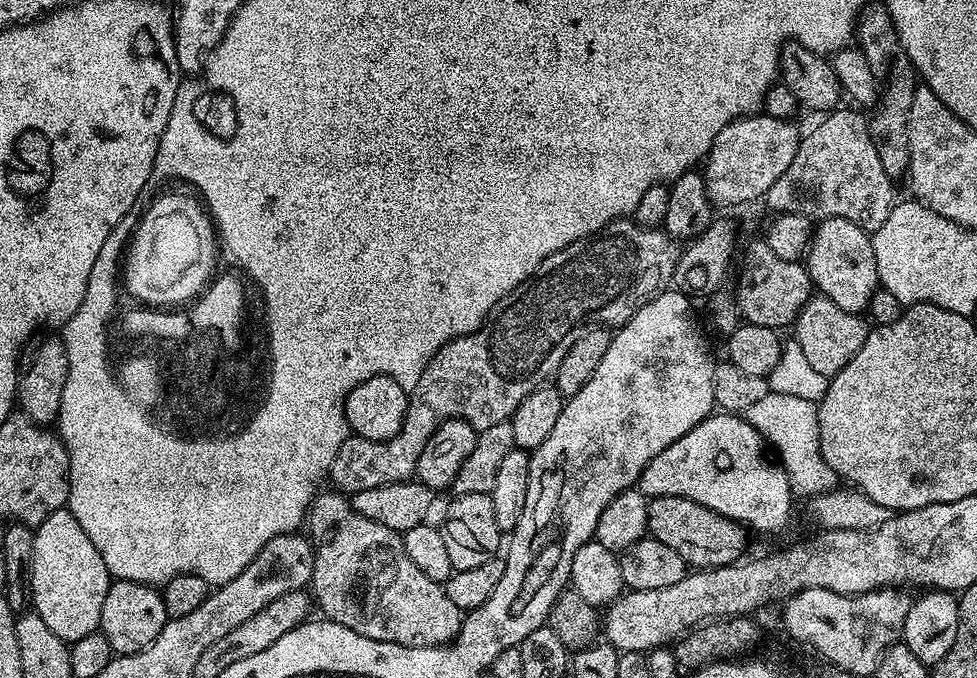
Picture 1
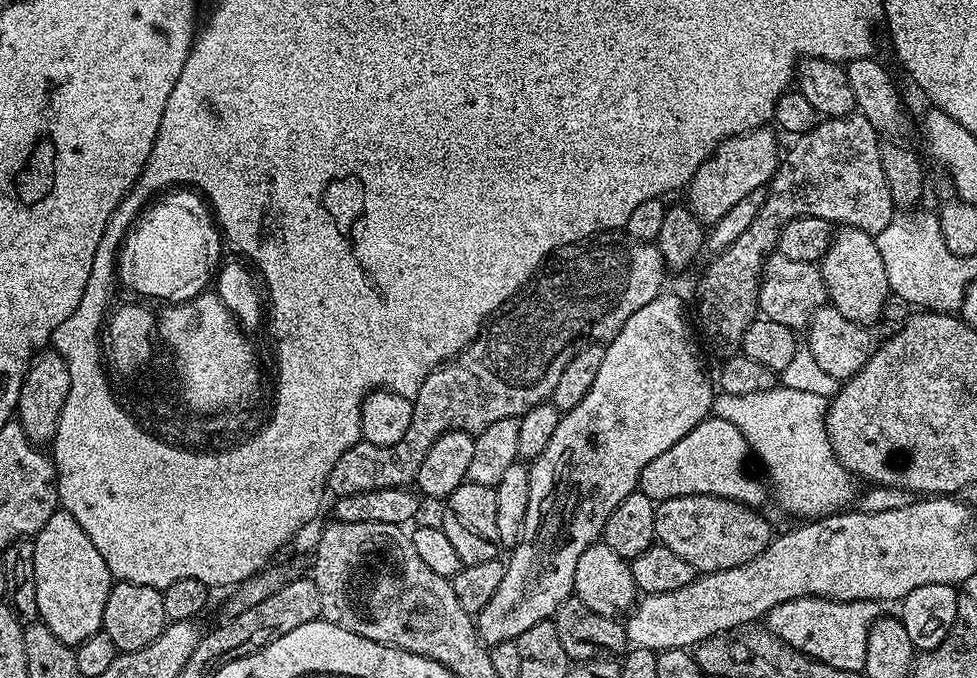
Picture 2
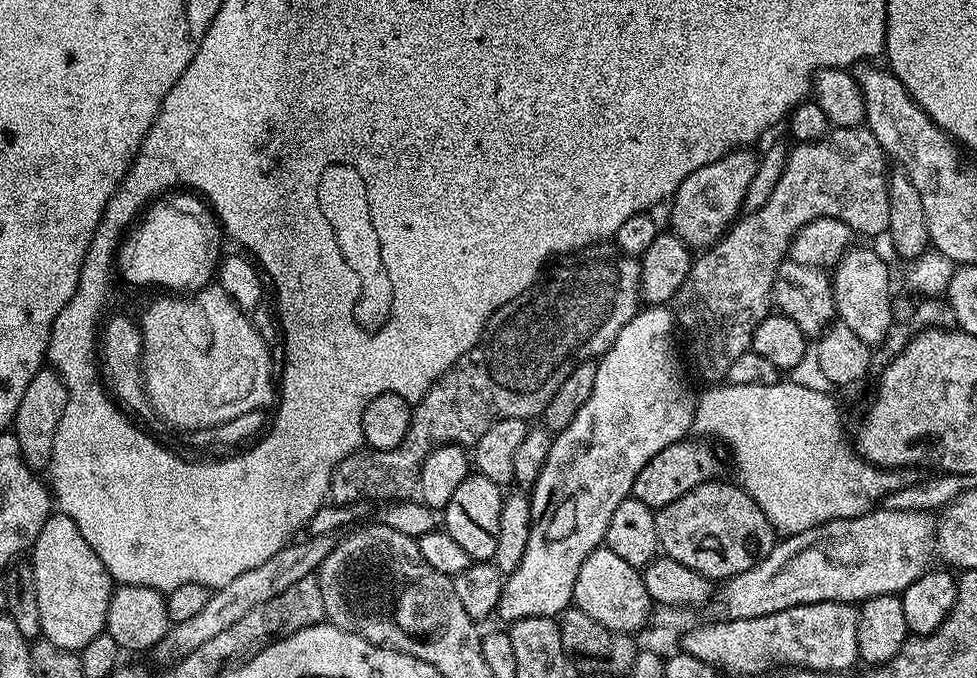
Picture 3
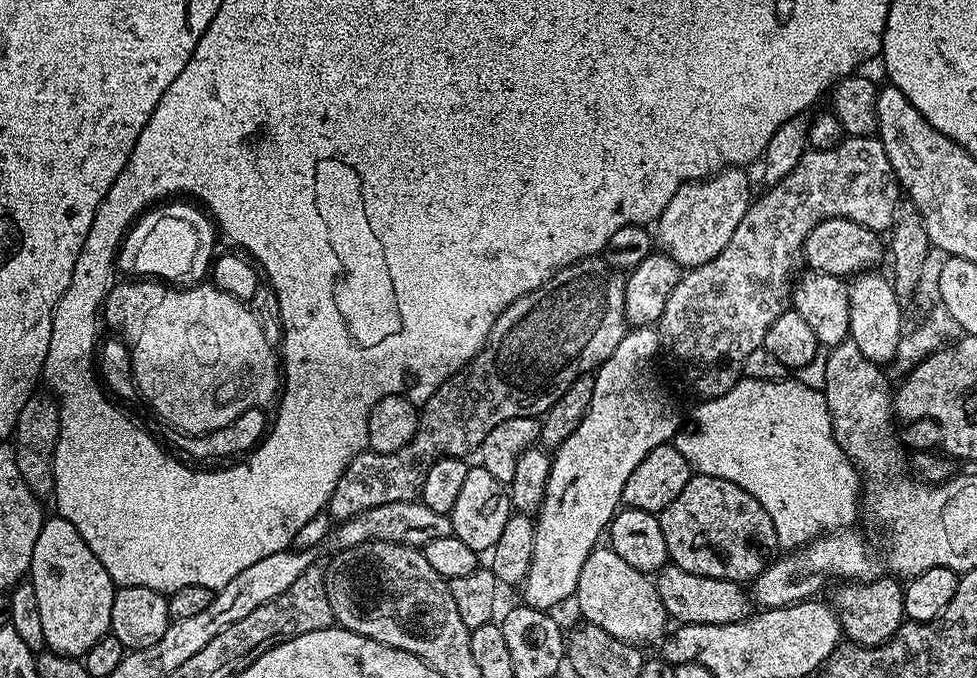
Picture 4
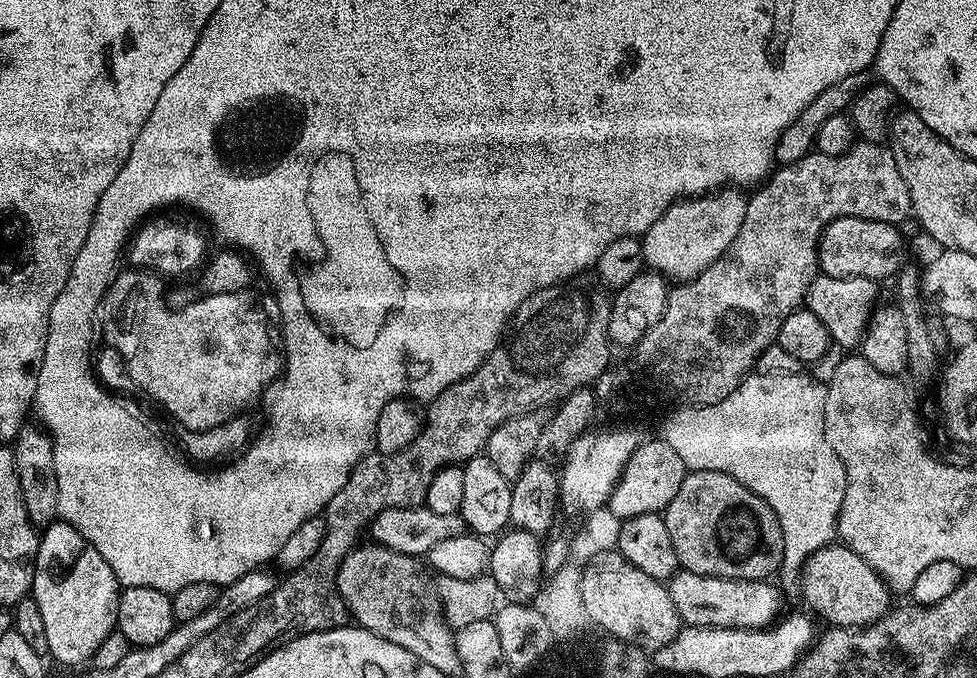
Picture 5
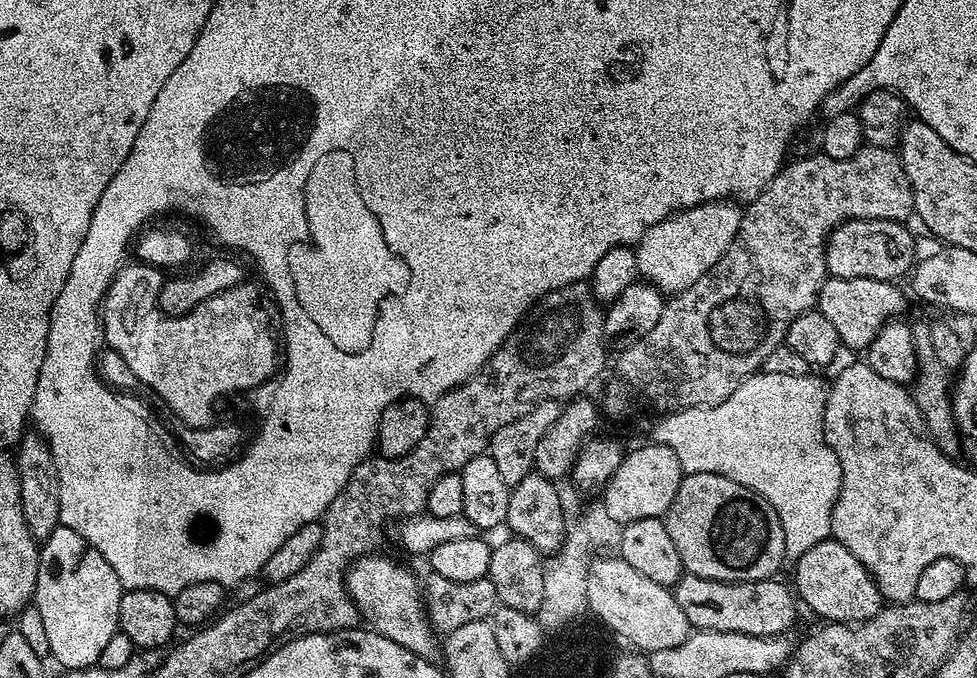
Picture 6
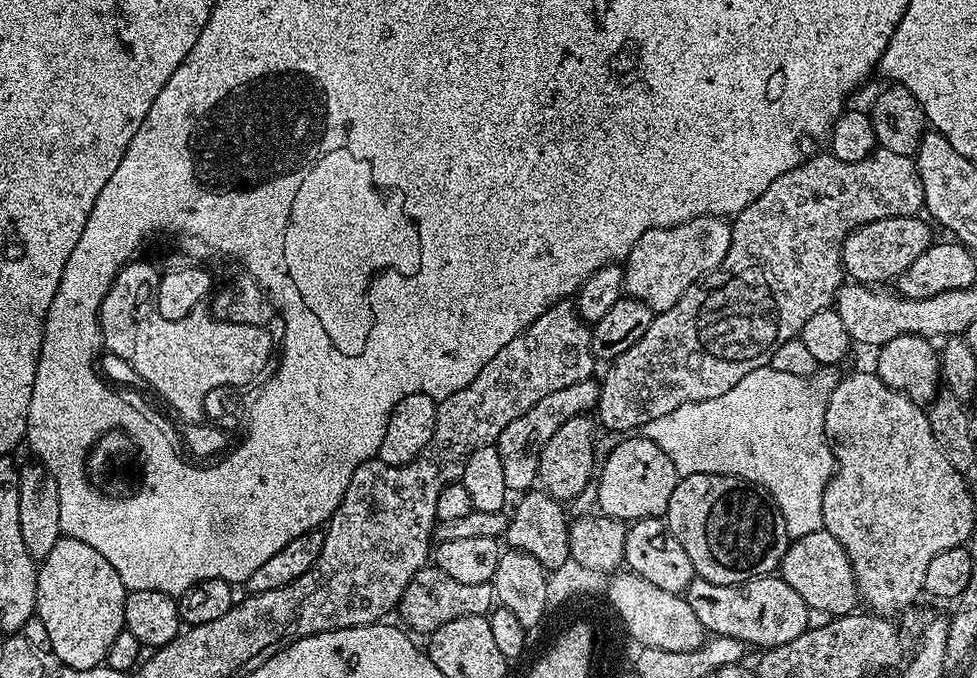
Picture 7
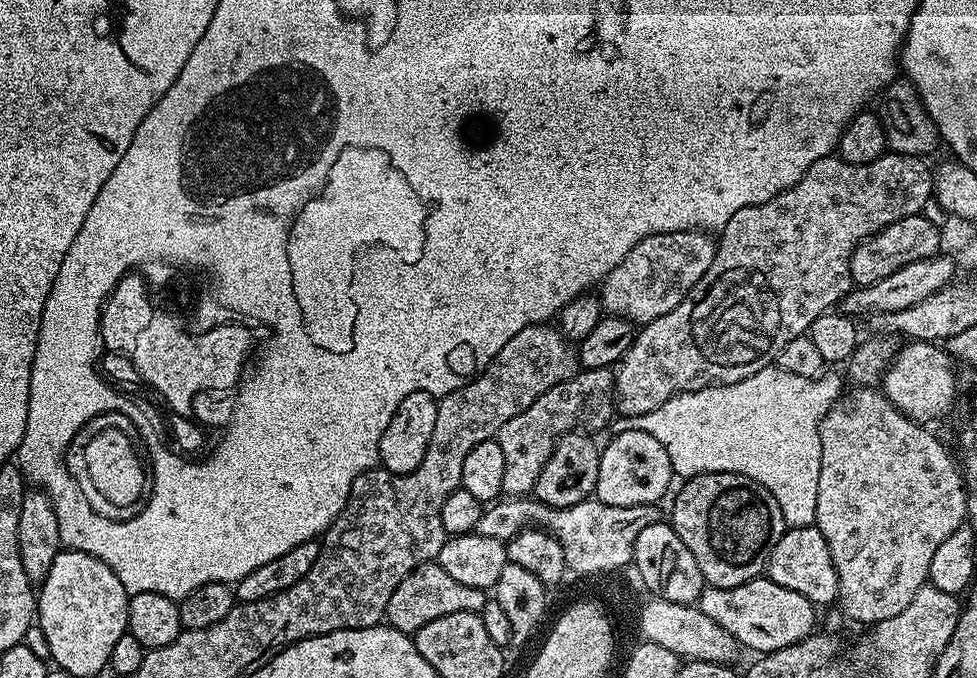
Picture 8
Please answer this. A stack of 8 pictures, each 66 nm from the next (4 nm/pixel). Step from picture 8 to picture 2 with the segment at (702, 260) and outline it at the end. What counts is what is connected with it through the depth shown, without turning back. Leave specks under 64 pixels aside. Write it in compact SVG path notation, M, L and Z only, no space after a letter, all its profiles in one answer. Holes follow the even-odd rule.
M762 127L743 132L740 136L730 136L716 147L709 160L698 166L686 185L686 204L705 225L719 222L726 210L742 202L746 194L754 194L754 190L764 188L776 175L782 159L782 148L776 145L777 133L768 131L767 127Z

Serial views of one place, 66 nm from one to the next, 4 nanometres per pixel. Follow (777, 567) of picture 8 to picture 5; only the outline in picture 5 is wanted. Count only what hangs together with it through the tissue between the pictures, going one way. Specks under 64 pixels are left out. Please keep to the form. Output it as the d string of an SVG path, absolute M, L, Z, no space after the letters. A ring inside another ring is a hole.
M840 542L819 548L804 563L799 584L804 591L805 602L813 608L811 611L817 617L820 615L822 619L829 620L829 625L838 628L867 628L890 611L888 584L861 556L854 554Z

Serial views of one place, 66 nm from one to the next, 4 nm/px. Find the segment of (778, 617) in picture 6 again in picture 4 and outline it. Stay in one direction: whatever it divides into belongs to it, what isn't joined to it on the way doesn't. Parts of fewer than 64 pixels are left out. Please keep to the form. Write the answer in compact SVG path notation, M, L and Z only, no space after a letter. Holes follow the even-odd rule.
M671 562L655 573L654 583L662 606L676 624L733 624L748 619L754 608L743 583L690 574Z

